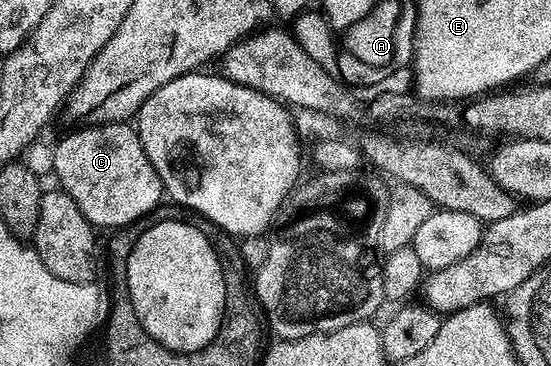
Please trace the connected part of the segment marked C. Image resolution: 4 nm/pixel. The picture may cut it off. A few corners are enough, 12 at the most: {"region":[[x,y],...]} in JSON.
{"region":[[132,123],[90,124],[54,146],[60,191],[98,229],[162,203]]}

